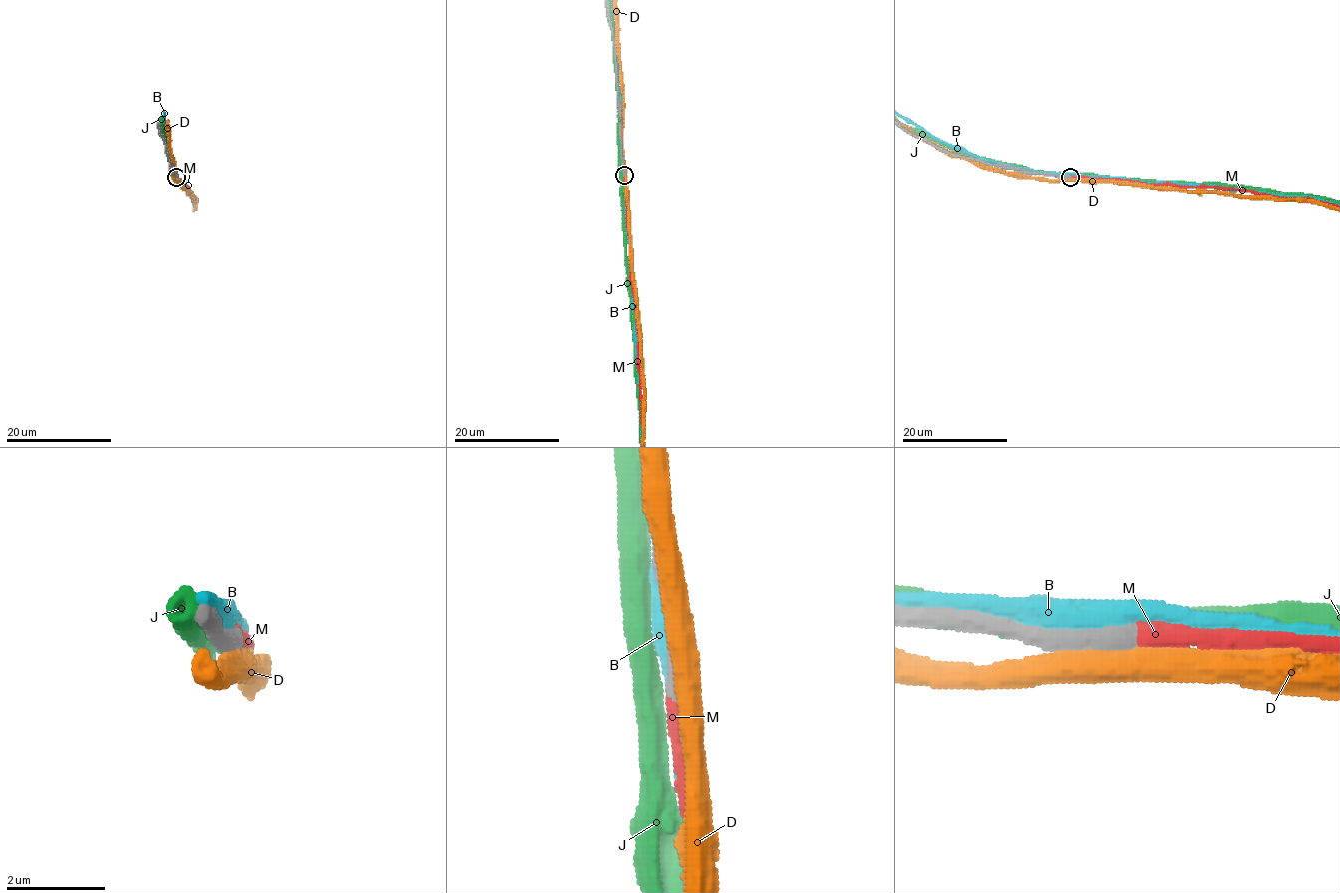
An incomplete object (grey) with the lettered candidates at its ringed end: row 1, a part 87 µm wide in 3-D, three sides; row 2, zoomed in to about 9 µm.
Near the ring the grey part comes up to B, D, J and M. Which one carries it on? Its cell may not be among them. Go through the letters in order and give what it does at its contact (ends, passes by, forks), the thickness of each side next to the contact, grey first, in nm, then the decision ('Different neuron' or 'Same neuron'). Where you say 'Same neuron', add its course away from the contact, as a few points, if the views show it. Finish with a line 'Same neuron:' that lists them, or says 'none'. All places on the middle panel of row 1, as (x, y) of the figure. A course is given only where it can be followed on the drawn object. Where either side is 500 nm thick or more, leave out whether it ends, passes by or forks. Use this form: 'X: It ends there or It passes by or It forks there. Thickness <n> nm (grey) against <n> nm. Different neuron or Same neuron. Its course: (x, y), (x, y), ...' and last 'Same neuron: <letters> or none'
B: It passes by. Thickness 360 nm (grey) against 480 nm. Different neuron
D: Thickness 550 nm (grey) against 480 nm. Different neuron
J: It passes by. Thickness 480 nm (grey) against 480 nm. Different neuron
M: It ends there. Thickness 440 nm (grey) against 480 nm. Same neuron
Same neuron: M

